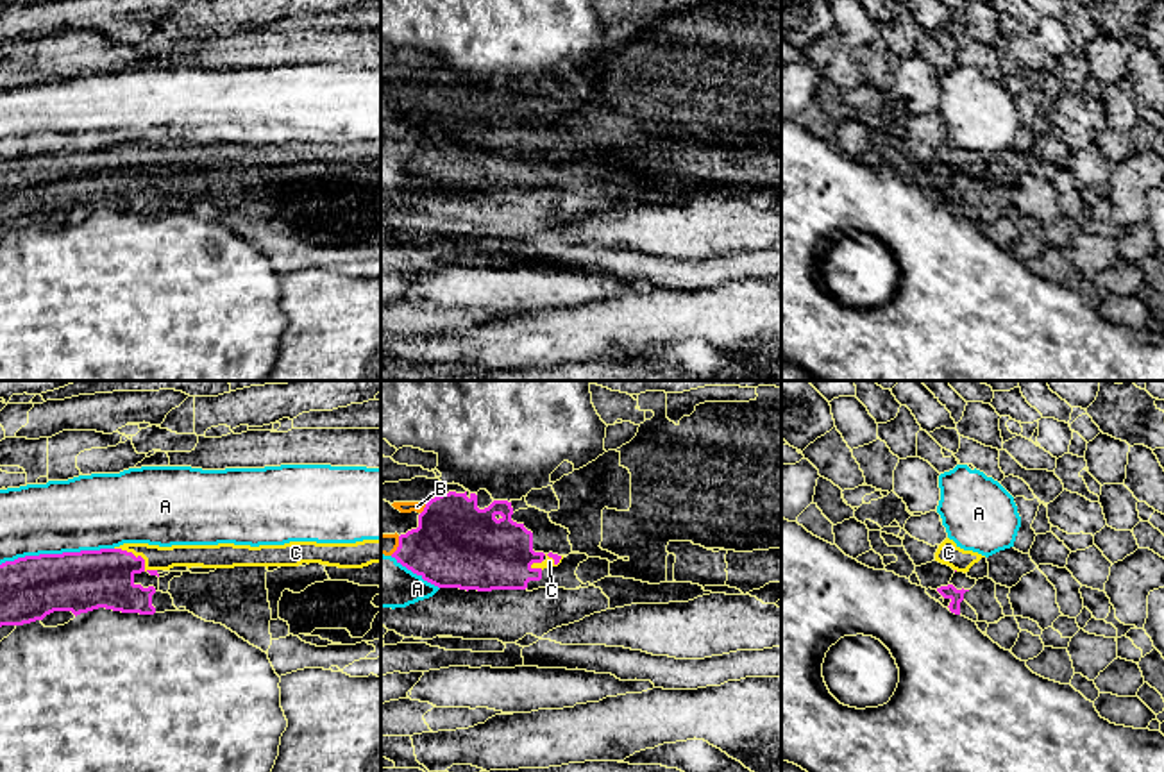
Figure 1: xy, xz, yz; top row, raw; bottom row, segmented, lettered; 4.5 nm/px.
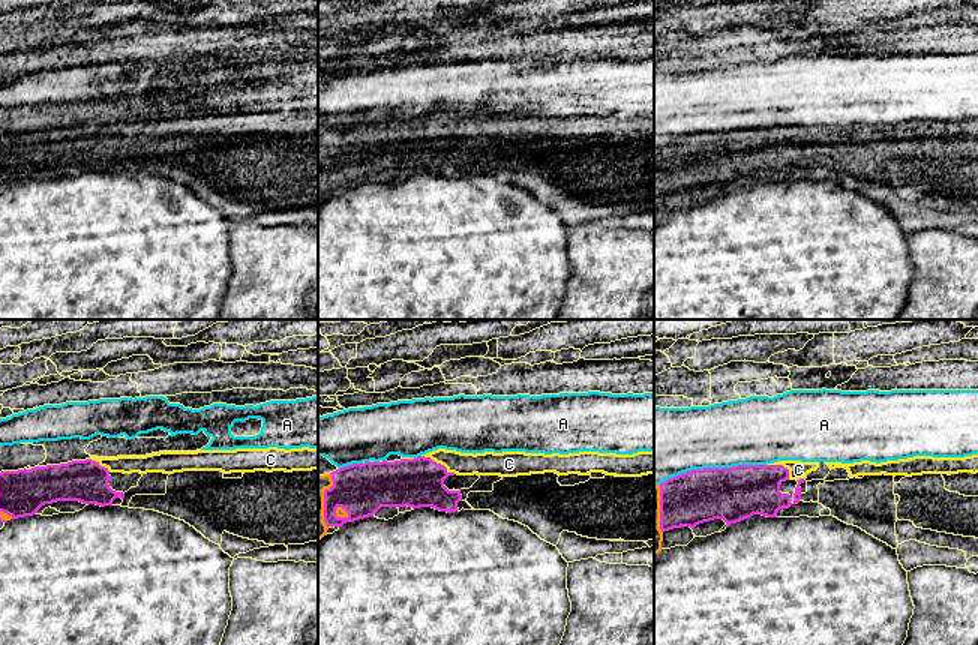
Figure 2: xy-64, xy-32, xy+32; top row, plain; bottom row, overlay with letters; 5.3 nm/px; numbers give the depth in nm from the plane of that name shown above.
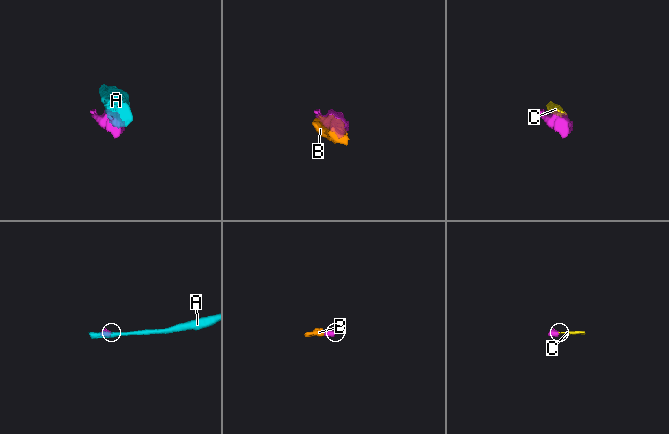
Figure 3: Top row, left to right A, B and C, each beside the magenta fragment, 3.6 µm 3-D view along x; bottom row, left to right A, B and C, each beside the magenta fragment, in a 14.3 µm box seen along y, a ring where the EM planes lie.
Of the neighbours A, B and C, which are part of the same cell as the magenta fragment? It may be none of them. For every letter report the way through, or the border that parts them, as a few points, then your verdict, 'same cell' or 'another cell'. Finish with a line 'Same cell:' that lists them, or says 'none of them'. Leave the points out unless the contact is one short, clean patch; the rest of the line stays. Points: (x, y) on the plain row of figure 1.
A: another cell
B: same cell
C: same cell
Same cell: B, C

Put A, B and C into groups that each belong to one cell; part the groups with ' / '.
A / B C

